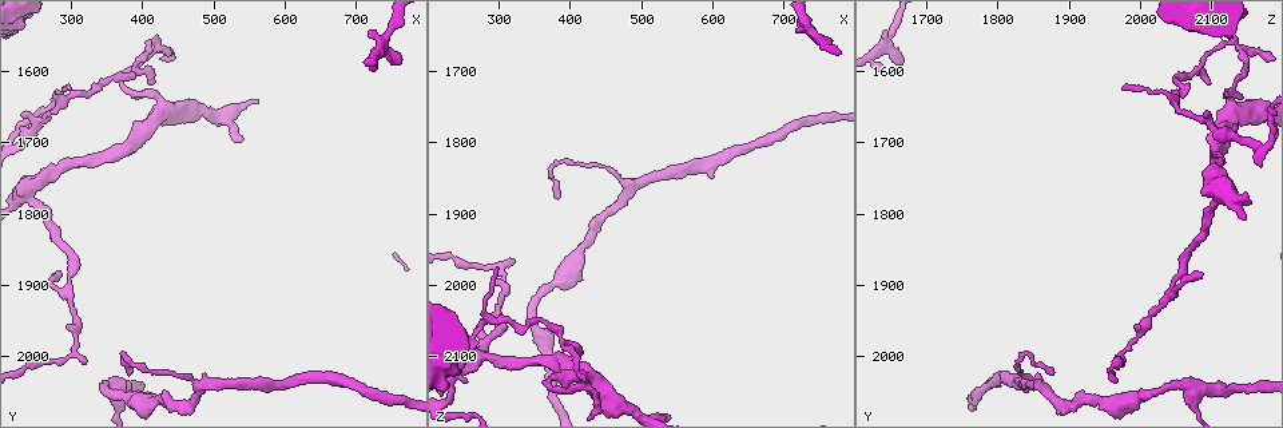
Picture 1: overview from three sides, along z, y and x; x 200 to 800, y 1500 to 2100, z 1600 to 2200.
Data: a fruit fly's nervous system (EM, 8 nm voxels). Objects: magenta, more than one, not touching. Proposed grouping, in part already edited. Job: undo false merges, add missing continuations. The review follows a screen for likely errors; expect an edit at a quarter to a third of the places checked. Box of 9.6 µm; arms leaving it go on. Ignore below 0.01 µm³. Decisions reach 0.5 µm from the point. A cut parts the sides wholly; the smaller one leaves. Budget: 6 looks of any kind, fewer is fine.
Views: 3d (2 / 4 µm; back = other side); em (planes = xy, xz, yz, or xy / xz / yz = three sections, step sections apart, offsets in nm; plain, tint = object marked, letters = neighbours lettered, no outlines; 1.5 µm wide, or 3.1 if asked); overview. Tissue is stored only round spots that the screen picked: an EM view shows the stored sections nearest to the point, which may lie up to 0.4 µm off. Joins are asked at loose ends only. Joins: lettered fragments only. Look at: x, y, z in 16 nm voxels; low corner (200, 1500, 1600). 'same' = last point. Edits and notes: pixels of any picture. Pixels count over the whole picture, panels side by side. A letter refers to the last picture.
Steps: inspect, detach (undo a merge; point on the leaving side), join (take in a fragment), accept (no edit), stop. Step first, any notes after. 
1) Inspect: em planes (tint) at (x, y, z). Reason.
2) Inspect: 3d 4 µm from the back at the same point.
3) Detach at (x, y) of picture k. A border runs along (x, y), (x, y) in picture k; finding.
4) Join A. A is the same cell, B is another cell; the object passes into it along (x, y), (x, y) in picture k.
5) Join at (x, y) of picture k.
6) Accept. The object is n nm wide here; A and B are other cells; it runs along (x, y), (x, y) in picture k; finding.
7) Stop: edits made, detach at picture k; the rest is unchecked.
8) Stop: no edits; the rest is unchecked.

Inspect: 3d 2 µm at (350, 2055, 2020). Calibre changes.

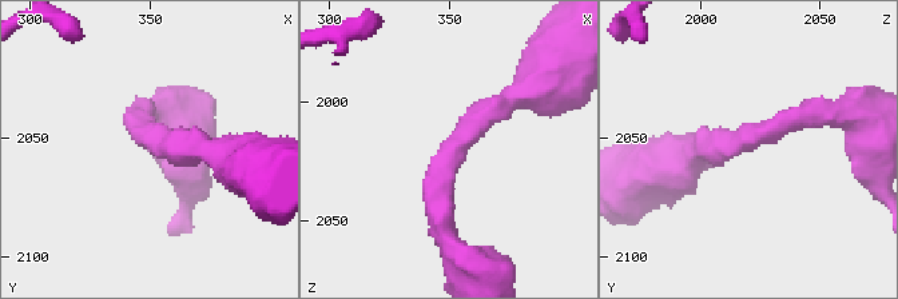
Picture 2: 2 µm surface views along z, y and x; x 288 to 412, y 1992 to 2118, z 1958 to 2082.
Inspect: em planes (plain) at (352, 2052, 2022). The arms are 200, 320 nm wide; shape alone is not enough.

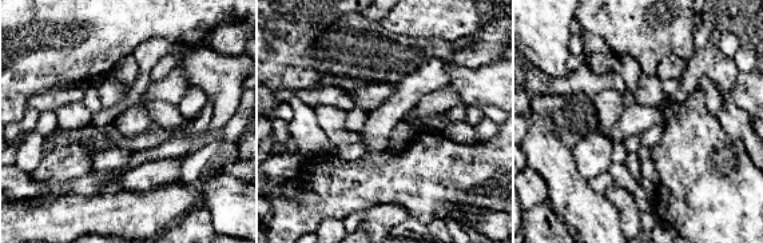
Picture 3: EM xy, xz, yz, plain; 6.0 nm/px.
Inspect: em planes (letters) at the same point.

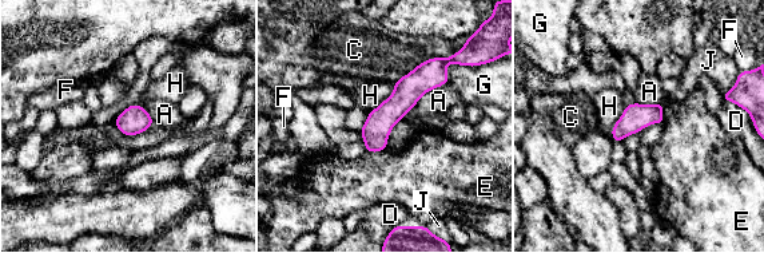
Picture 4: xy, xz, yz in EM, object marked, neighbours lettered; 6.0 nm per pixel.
Accept. A, C, D, E, F, G, H and J are other cells; a border runs along (448, 82), (429, 90), (410, 110) in picture 4; continuous, no second cell.

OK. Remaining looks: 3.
Inspect: em planes (tint) at (380, 2025, 1875). Tapers out.

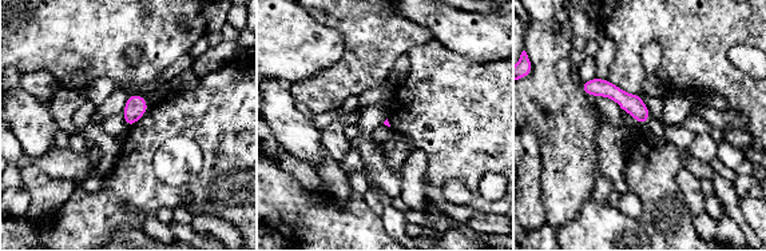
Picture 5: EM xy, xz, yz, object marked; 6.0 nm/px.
Inspect: em planes (letters) at the same point.

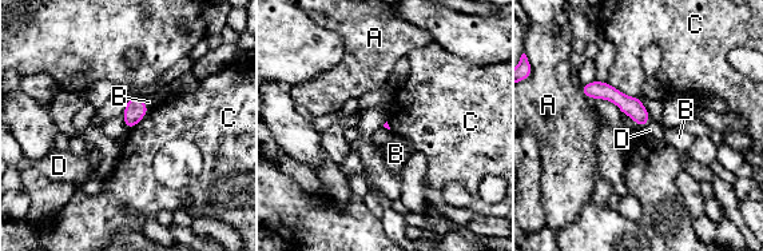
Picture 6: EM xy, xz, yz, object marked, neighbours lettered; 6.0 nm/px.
Accept. A, B, C and D are other cells; it runs along (585, 88), (612, 94), (646, 118) in picture 6; no lettered fragment goes on from it.

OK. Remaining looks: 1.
Inspect: em planes (letters) at (375, 1615, 2135). Sharp bend.

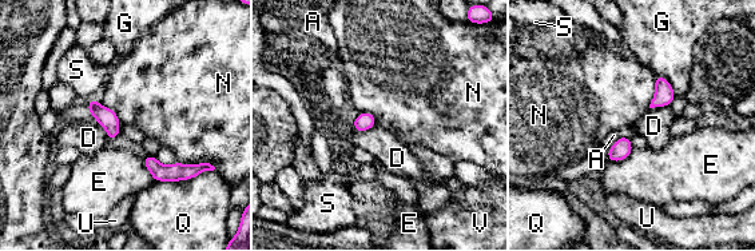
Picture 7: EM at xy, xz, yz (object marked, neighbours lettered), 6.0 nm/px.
Accept. The longest contact is with Q, 280 nm; A, D, E, G, N, Q, S, U and V are other cells; all the same cell.

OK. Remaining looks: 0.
Stop: no edits; the rest is unchecked.

